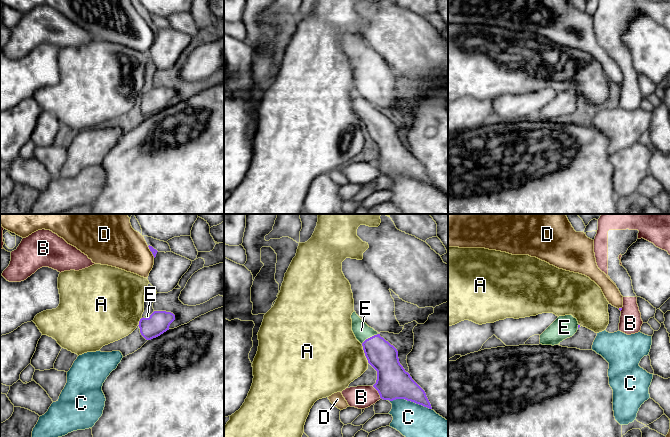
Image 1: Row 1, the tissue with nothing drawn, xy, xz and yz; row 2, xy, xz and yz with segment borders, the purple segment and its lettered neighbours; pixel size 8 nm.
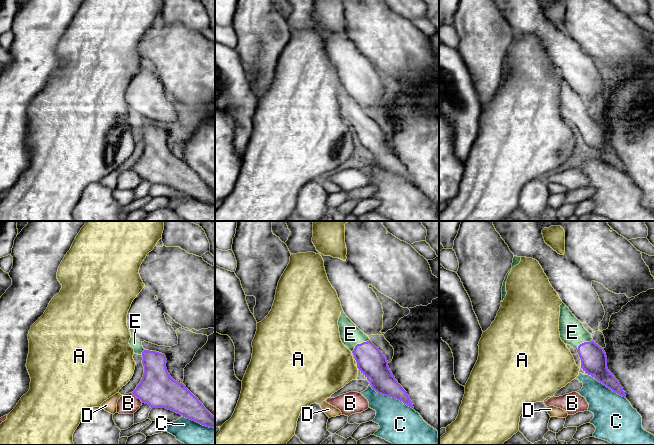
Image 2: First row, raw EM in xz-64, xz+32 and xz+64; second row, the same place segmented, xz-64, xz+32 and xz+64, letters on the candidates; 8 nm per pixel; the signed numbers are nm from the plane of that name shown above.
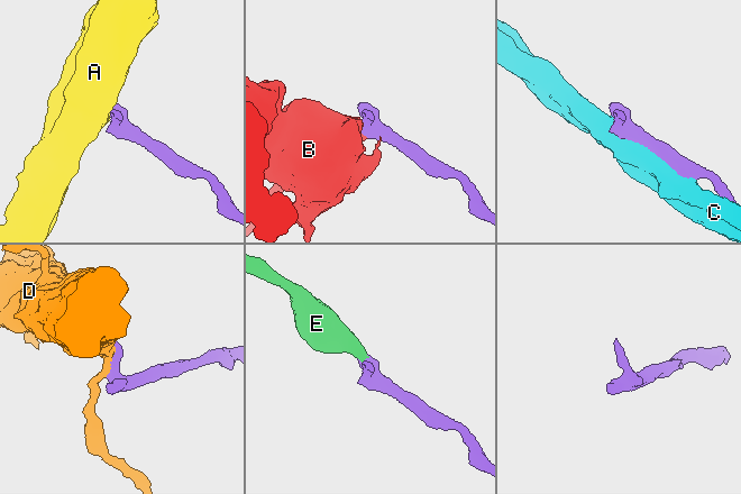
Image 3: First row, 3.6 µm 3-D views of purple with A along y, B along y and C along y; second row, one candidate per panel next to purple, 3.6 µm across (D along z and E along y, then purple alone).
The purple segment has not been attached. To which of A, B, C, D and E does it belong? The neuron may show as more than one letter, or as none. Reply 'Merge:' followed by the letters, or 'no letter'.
Merge: E

